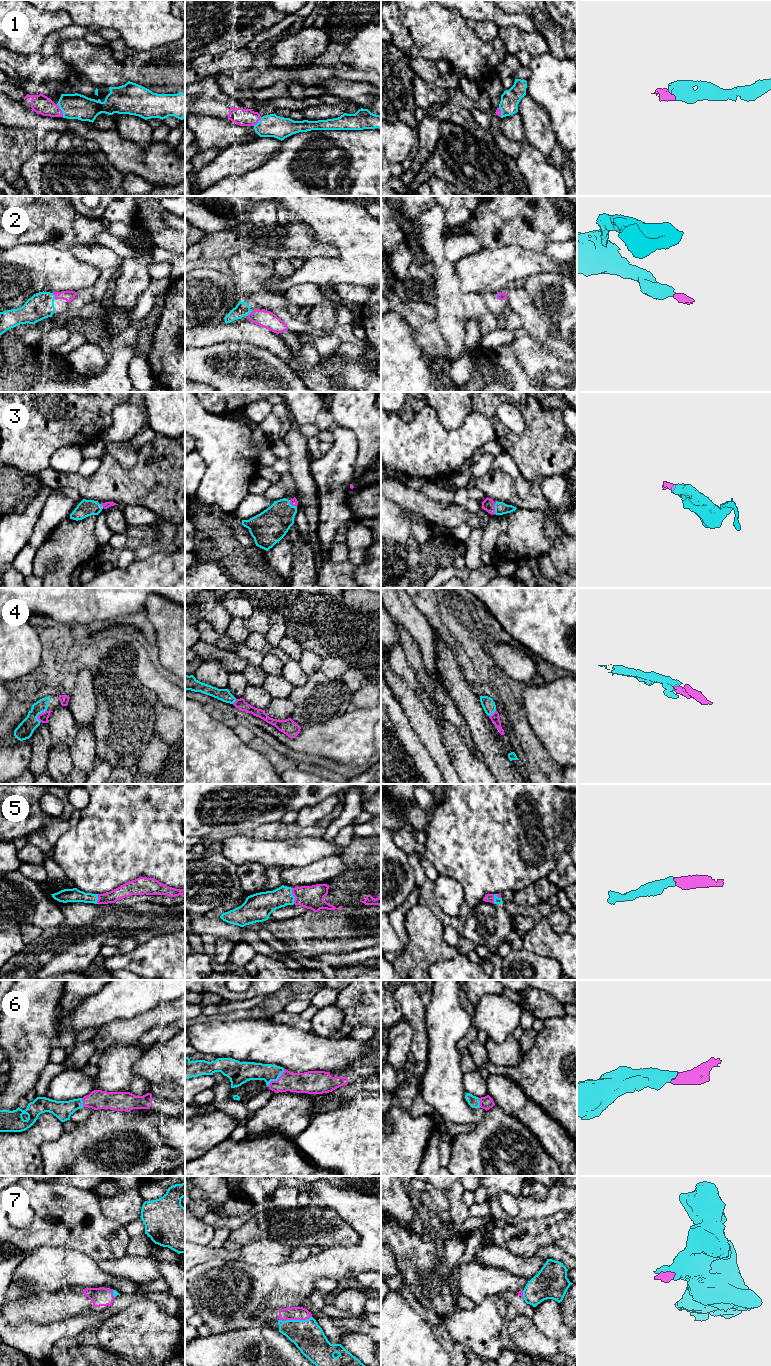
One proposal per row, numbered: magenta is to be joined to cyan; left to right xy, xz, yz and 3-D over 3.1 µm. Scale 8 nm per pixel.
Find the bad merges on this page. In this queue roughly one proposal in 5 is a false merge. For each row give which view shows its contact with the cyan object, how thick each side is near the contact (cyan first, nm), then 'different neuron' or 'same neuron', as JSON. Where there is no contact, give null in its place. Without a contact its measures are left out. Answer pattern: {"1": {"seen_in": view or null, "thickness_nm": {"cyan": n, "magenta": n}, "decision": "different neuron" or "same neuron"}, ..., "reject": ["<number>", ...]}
{"1": {"seen_in": "xy", "thickness_nm": {"cyan": 200, "magenta": 160}, "decision": "same neuron"}, "2": {"seen_in": "xy", "thickness_nm": {"cyan": 200, "magenta": 80}, "decision": "same neuron"}, "3": {"seen_in": "yz", "thickness_nm": {"cyan": 100, "magenta": 100}, "decision": "same neuron"}, "4": {"seen_in": "xy", "thickness_nm": {"cyan": 140, "magenta": 80}, "decision": "same neuron"}, "5": {"seen_in": "xz", "thickness_nm": {"cyan": 190, "magenta": 190}, "decision": "same neuron"}, "6": {"seen_in": "xz", "thickness_nm": {"cyan": 150, "magenta": 170}, "decision": "same neuron"}, "7": {"seen_in": "xz", "thickness_nm": {"cyan": 240, "magenta": 110}, "decision": "same neuron"}, "reject": []}

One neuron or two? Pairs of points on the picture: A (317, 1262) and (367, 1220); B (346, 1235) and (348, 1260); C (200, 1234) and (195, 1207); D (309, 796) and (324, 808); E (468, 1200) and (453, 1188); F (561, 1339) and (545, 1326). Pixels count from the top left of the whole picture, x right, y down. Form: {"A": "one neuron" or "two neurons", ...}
{"A": "one neuron", "B": "two neurons", "C": "two neurons", "D": "two neurons", "E": "two neurons", "F": "one neuron"}

